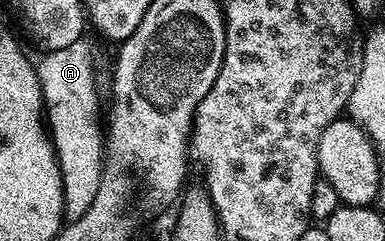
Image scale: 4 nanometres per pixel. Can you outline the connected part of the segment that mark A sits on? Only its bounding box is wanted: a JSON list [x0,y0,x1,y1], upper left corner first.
[36,37,106,220]

